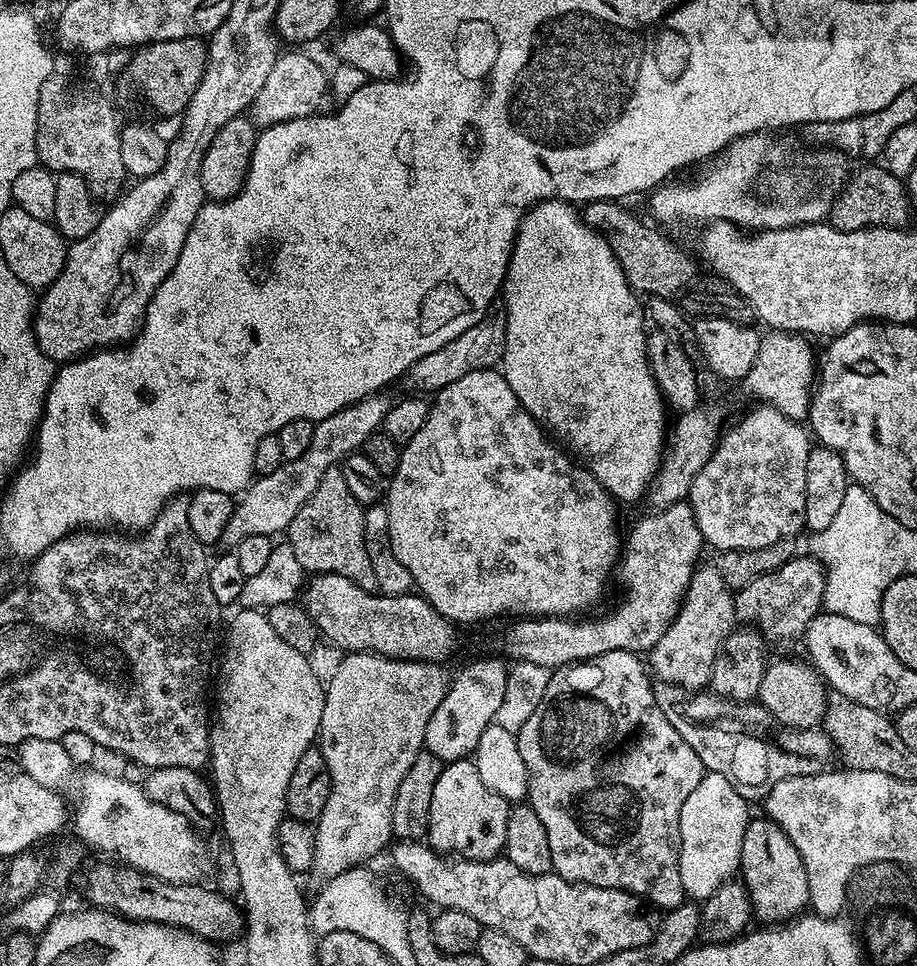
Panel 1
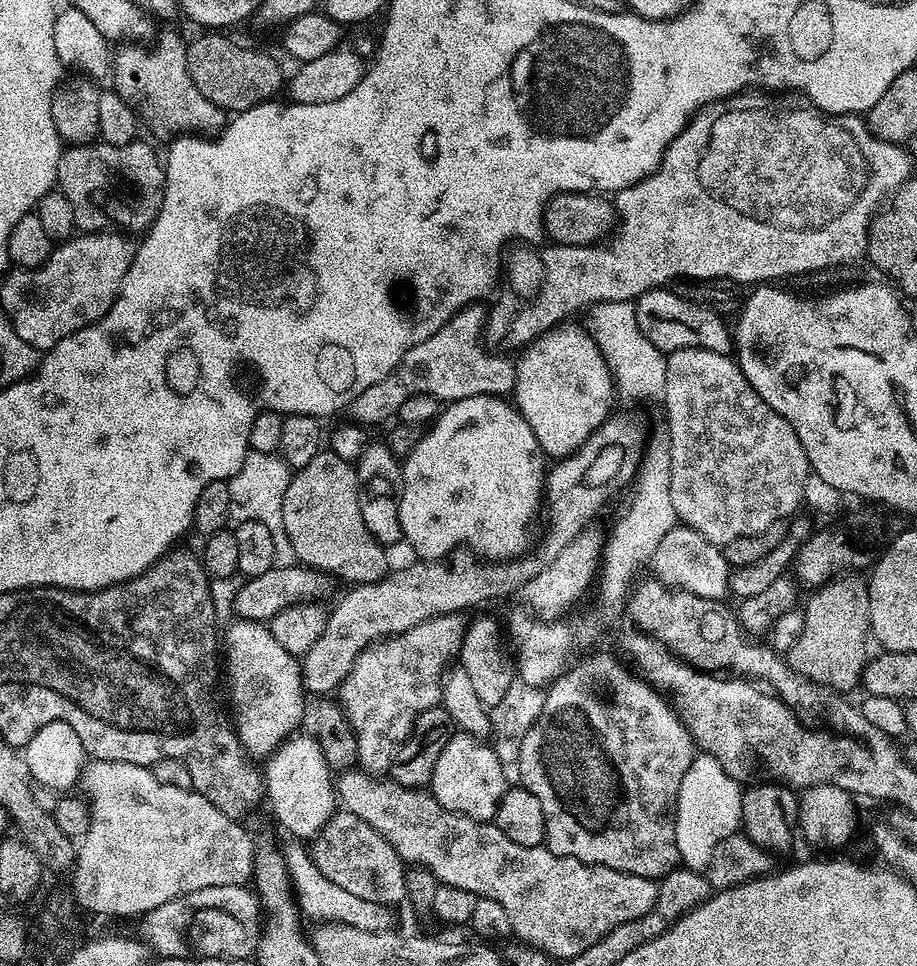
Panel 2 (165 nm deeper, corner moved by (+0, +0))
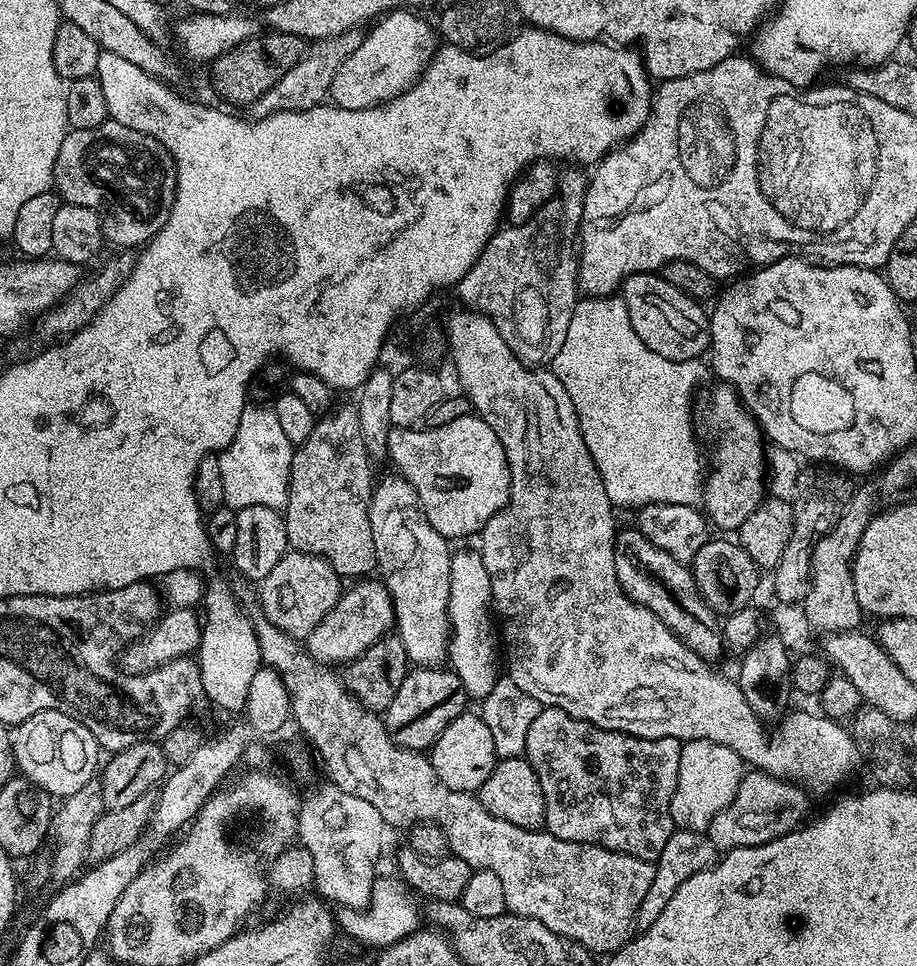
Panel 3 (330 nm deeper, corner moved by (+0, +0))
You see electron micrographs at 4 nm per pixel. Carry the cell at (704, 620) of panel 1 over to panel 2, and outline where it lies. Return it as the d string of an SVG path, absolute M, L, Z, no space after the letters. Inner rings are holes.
M677 526L658 542L650 561L655 579L661 580L670 588L681 588L683 592L698 594L702 598L723 601L730 592L730 566L724 557L724 549L714 542L707 541L698 530Z

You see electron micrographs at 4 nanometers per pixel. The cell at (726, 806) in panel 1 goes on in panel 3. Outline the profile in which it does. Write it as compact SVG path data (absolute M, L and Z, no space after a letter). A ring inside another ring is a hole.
M709 740L687 741L680 750L678 786L670 802L673 825L686 832L707 830L714 814L734 802L734 794L738 794L738 786L745 771L744 761L738 758L738 754L734 754L734 750L730 750L730 746Z

